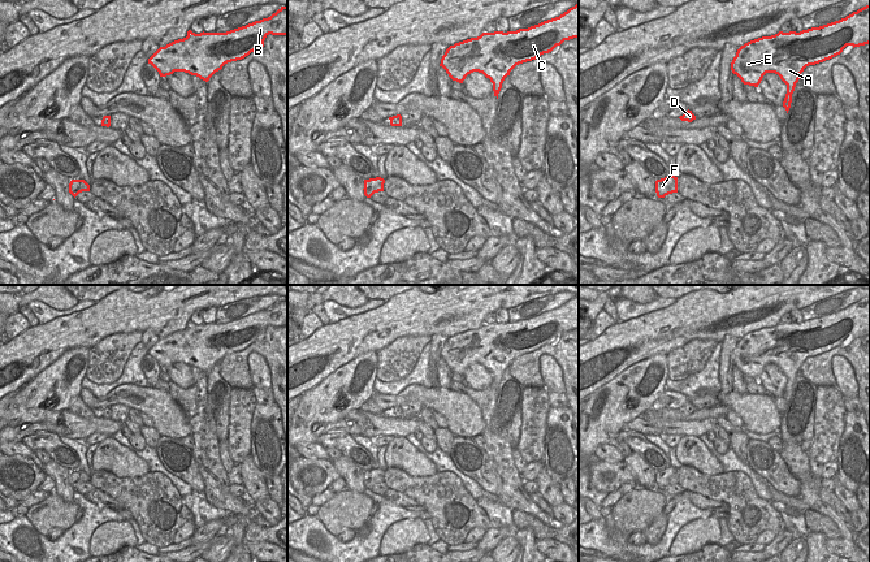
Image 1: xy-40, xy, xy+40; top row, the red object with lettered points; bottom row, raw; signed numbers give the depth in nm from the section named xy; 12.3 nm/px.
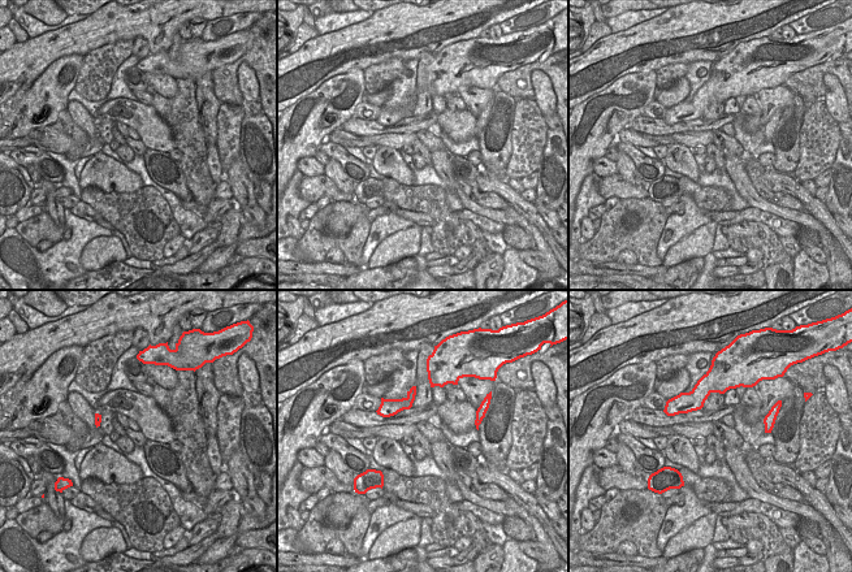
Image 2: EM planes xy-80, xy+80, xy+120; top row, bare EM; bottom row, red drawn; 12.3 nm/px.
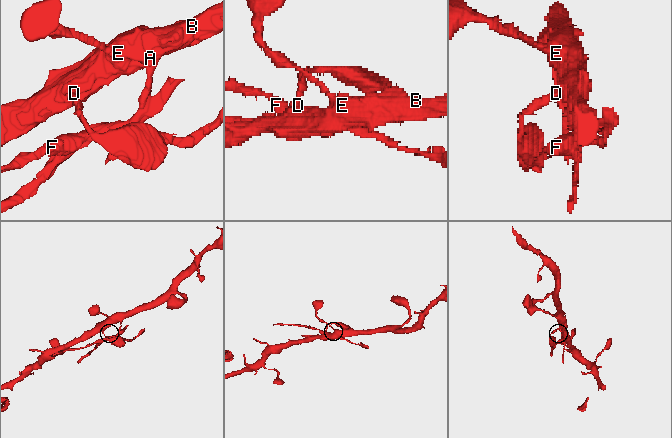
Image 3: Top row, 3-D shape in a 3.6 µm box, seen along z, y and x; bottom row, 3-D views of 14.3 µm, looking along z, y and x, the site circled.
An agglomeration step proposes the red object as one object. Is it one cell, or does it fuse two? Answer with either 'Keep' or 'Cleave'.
Cleave.

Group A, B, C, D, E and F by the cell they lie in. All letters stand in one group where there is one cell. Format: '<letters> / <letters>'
A B C D E / F

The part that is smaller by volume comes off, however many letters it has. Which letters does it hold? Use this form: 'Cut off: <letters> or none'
Cut off: F

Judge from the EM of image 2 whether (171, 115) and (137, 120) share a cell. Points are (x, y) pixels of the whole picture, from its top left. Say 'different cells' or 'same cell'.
different cells

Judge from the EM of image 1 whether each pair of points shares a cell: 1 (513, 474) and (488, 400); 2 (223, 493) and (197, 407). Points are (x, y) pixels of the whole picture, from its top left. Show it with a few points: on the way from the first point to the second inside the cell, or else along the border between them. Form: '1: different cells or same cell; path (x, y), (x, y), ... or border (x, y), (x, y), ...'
1: same cell; path (501, 455), (488, 435), (488, 418)
2: same cell; path (213, 472), (204, 449), (204, 437), (200, 428)

